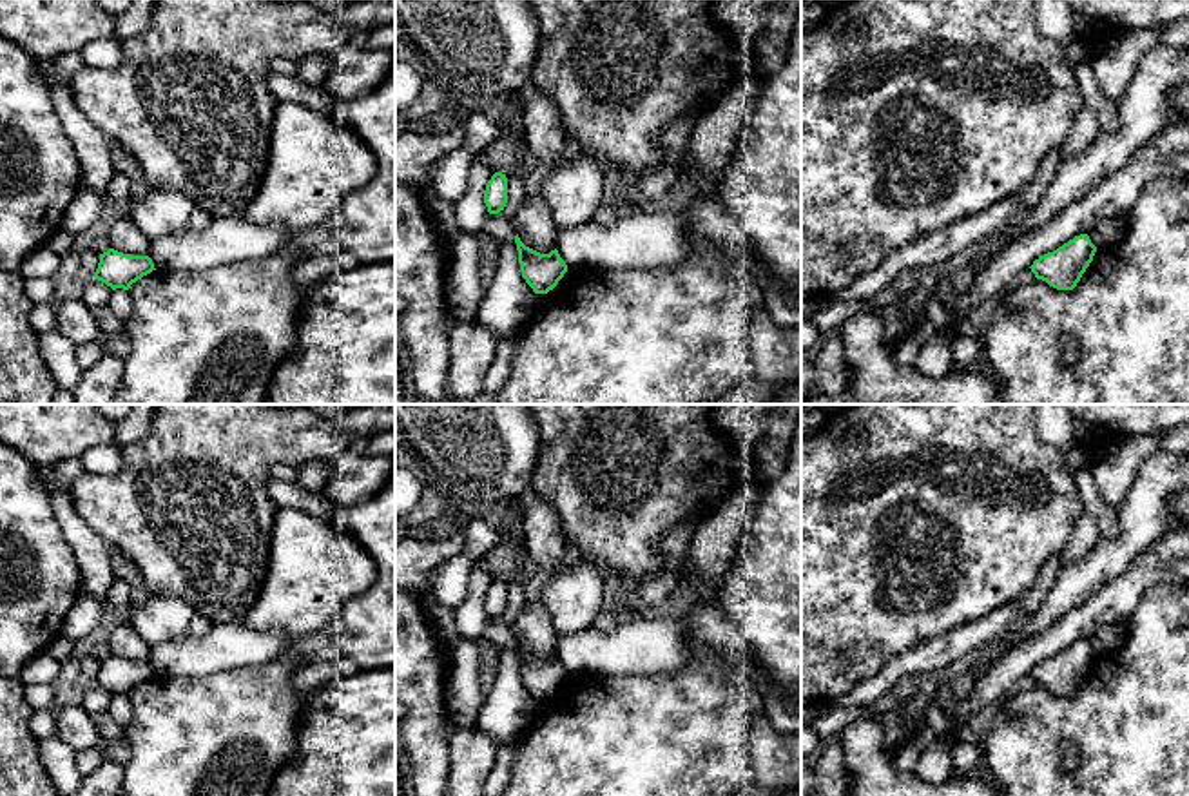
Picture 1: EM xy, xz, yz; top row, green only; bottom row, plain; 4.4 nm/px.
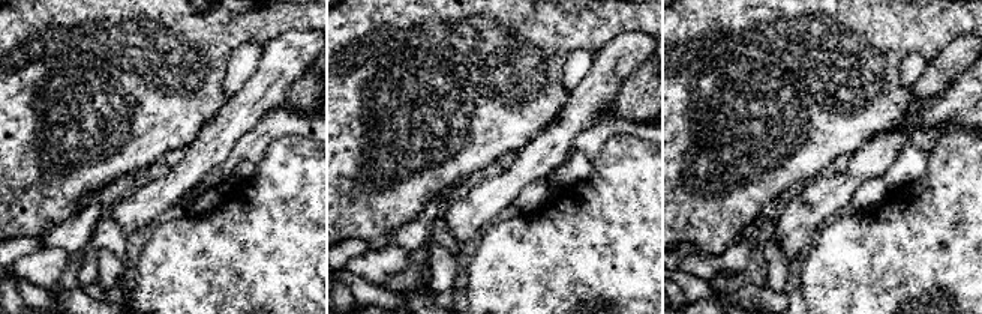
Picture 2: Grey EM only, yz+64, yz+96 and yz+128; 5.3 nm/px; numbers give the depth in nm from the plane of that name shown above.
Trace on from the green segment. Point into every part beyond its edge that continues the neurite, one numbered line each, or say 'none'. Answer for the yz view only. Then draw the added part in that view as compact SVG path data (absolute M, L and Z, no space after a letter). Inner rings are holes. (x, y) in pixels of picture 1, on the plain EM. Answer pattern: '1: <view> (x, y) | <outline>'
none

